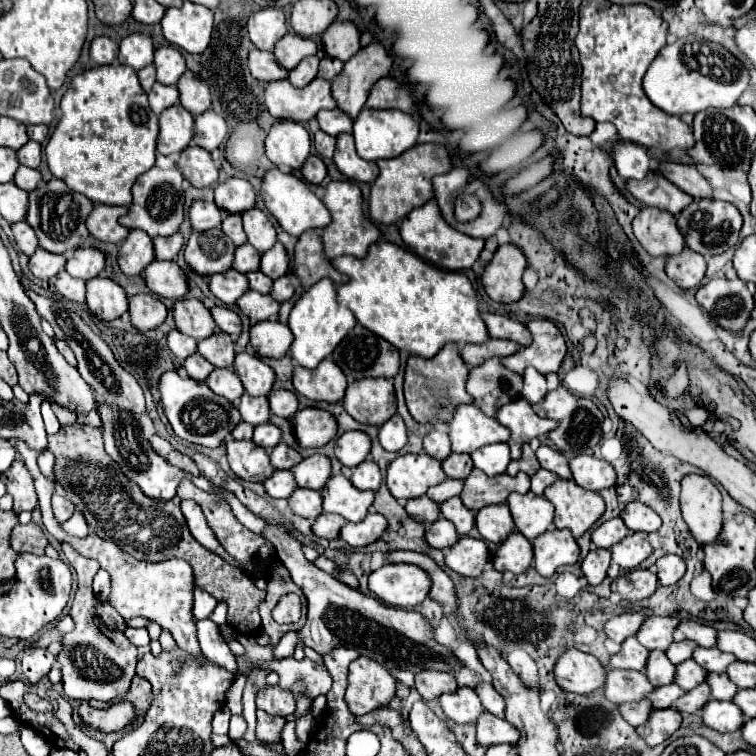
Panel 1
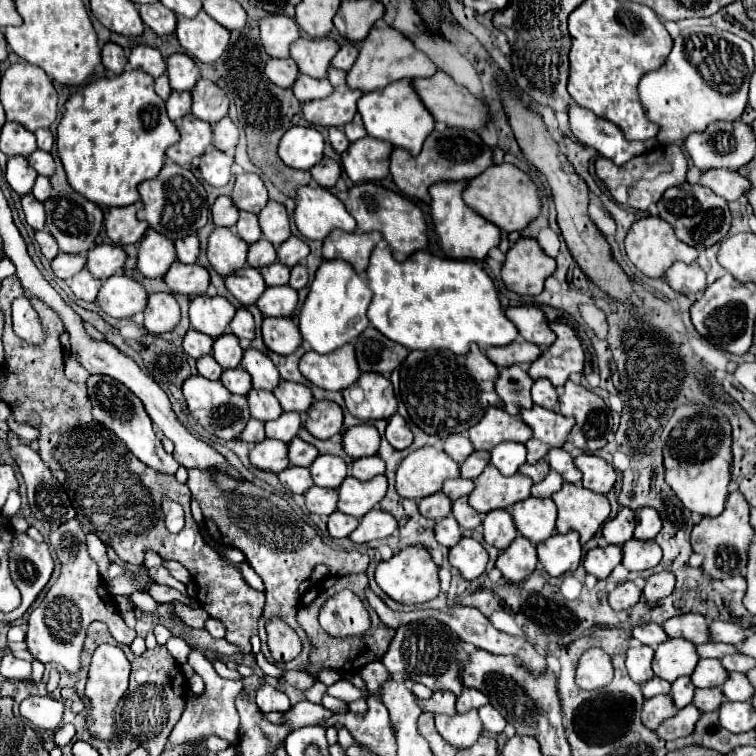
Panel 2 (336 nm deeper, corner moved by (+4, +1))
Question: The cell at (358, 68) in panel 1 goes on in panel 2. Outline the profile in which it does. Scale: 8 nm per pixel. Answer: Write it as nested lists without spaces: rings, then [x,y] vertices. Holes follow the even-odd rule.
[[[387,27],[387,29],[371,29],[369,37],[361,43],[359,57],[353,63],[353,67],[347,71],[347,85],[351,89],[359,89],[361,93],[383,89],[385,85],[399,81],[399,79],[417,79],[417,77],[429,77],[437,71],[435,63],[419,51],[401,31]]]

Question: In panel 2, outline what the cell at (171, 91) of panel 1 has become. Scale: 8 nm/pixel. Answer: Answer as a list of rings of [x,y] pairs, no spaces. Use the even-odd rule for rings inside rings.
[[[171,91],[169,99],[167,99],[167,113],[171,121],[181,119],[183,115],[187,115],[191,111],[191,93],[189,91]]]

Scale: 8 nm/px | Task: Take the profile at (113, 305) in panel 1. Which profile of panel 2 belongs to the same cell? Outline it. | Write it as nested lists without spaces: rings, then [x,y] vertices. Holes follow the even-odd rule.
[[[113,275],[103,281],[95,303],[111,317],[133,317],[147,305],[145,289],[127,275]]]

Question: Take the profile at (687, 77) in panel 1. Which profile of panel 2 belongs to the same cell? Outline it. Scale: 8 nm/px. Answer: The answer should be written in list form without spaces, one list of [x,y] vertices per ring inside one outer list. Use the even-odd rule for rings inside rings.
[[[691,27],[683,29],[679,37],[675,39],[675,45],[665,59],[665,63],[649,71],[641,77],[639,81],[639,95],[641,103],[645,107],[647,117],[661,127],[657,139],[661,143],[681,143],[687,139],[689,133],[703,131],[705,125],[713,121],[733,121],[741,117],[745,105],[747,105],[747,89],[749,89],[749,79],[753,75],[753,47],[745,39],[729,33],[729,31],[719,31],[715,27]]]

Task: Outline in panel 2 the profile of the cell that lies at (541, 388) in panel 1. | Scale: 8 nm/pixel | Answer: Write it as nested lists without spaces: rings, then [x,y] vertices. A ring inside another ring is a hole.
[[[537,379],[531,387],[531,395],[533,395],[535,405],[557,411],[557,391],[547,379]]]

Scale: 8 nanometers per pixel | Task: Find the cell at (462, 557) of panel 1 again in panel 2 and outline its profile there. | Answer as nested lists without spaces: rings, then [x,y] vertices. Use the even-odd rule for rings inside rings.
[[[463,537],[455,547],[449,549],[449,563],[461,573],[461,577],[471,581],[485,571],[487,551],[477,539]]]

